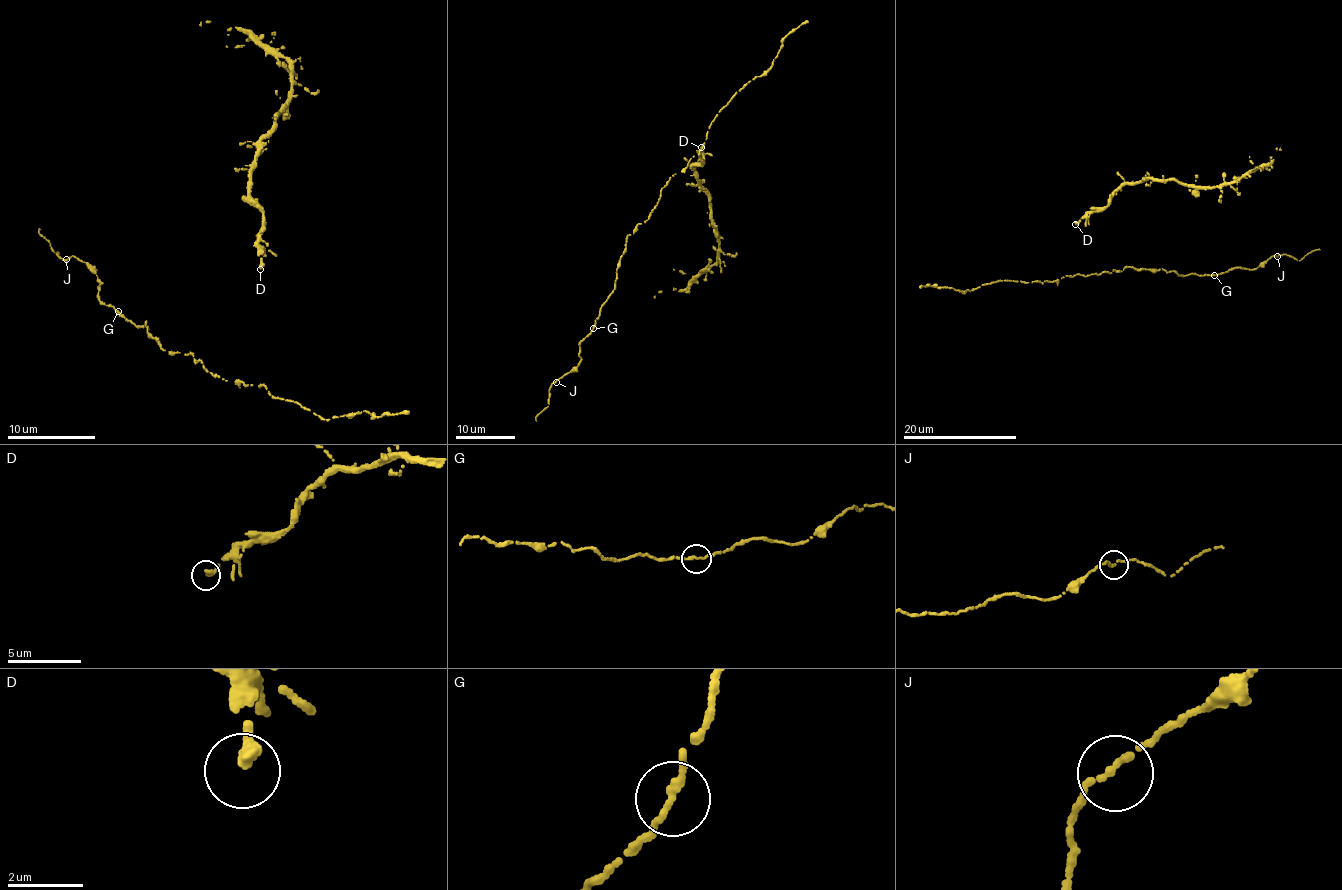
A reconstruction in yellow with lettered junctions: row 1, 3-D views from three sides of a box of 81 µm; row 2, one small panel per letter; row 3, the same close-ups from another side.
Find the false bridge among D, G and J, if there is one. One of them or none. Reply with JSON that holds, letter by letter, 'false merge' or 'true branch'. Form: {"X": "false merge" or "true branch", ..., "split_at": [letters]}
{"D": "true branch", "G": "true branch", "J": "true branch", "split_at": []}

